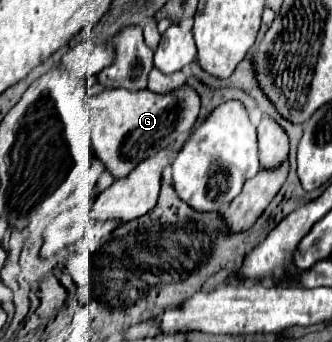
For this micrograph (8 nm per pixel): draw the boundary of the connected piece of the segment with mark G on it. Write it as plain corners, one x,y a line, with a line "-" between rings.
184,84
182,88
176,88
174,92
168,92
166,96
158,96
156,92
150,92
148,88
144,88
144,92
112,88
94,96
90,106
94,110
92,150
104,162
106,170
114,174
114,178
122,178
136,164
160,152
162,142
164,142
164,148
168,148
176,138
192,130
200,114
200,96
190,84

